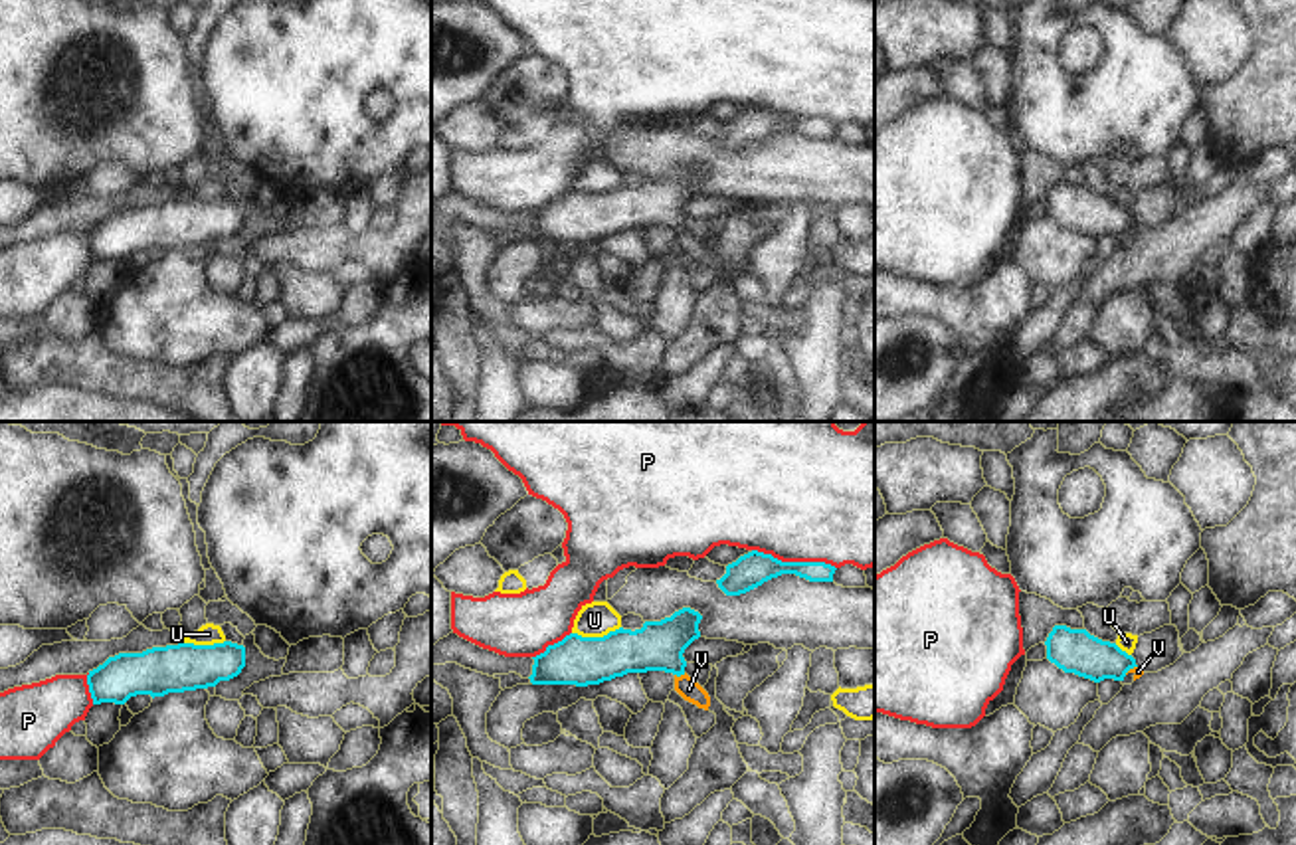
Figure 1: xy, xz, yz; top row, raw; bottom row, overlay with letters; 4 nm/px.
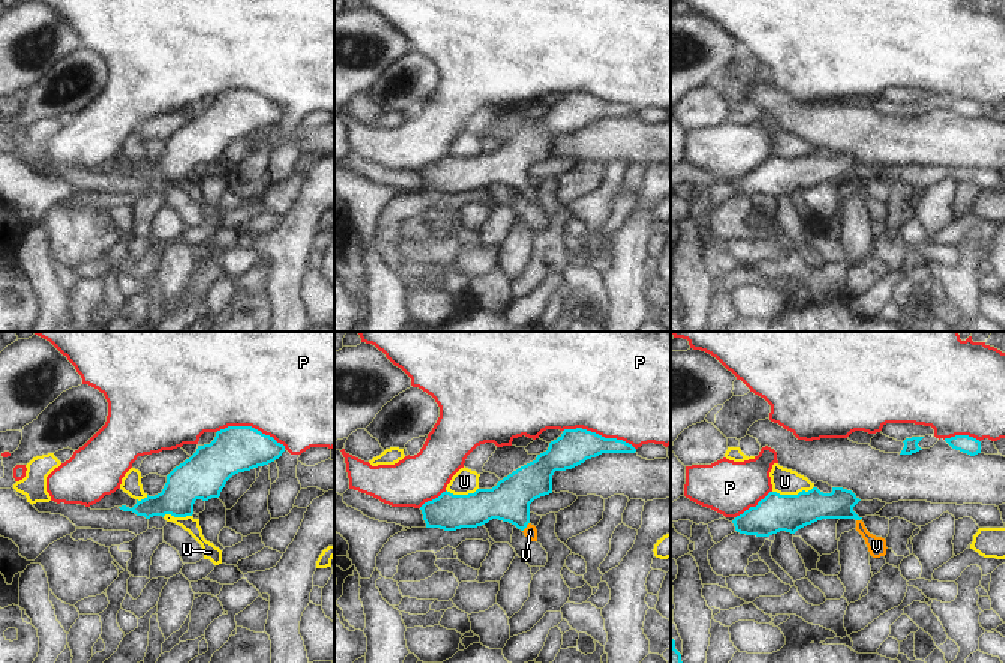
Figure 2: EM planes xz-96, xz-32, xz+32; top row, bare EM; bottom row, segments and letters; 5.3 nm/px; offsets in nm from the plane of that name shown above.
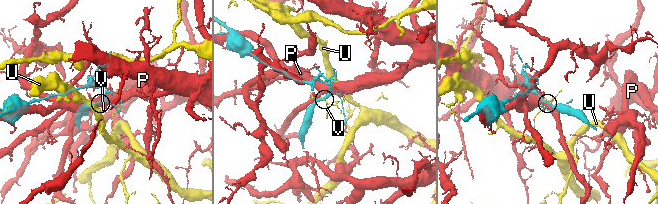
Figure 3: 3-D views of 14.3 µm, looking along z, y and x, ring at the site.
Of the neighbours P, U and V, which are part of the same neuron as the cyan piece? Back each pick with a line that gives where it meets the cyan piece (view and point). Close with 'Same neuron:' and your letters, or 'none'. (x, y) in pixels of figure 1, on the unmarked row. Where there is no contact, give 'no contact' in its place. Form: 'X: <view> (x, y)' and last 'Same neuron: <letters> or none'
V: xz (679, 232)
Same neuron: V

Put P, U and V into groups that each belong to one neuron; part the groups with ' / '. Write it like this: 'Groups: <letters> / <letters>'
Groups: P / U / V.

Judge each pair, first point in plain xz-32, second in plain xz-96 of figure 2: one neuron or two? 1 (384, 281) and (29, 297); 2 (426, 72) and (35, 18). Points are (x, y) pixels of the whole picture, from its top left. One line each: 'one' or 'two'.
1: two
2: two

